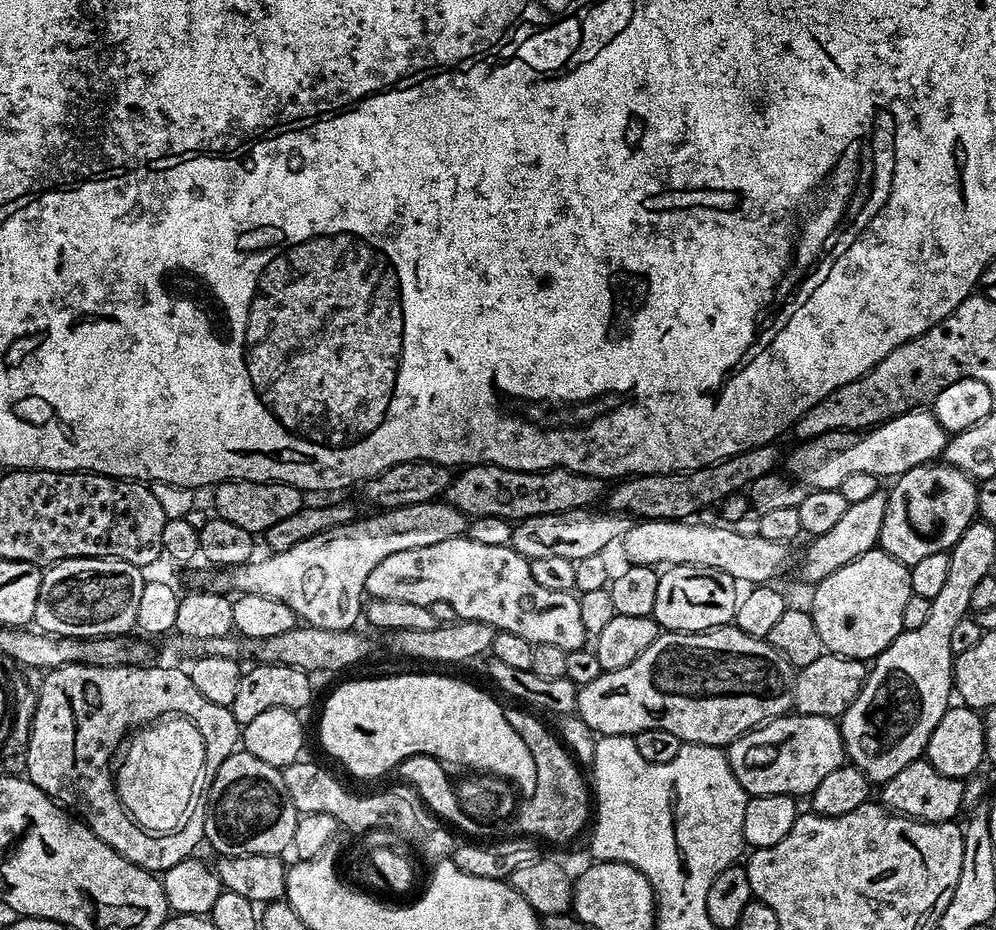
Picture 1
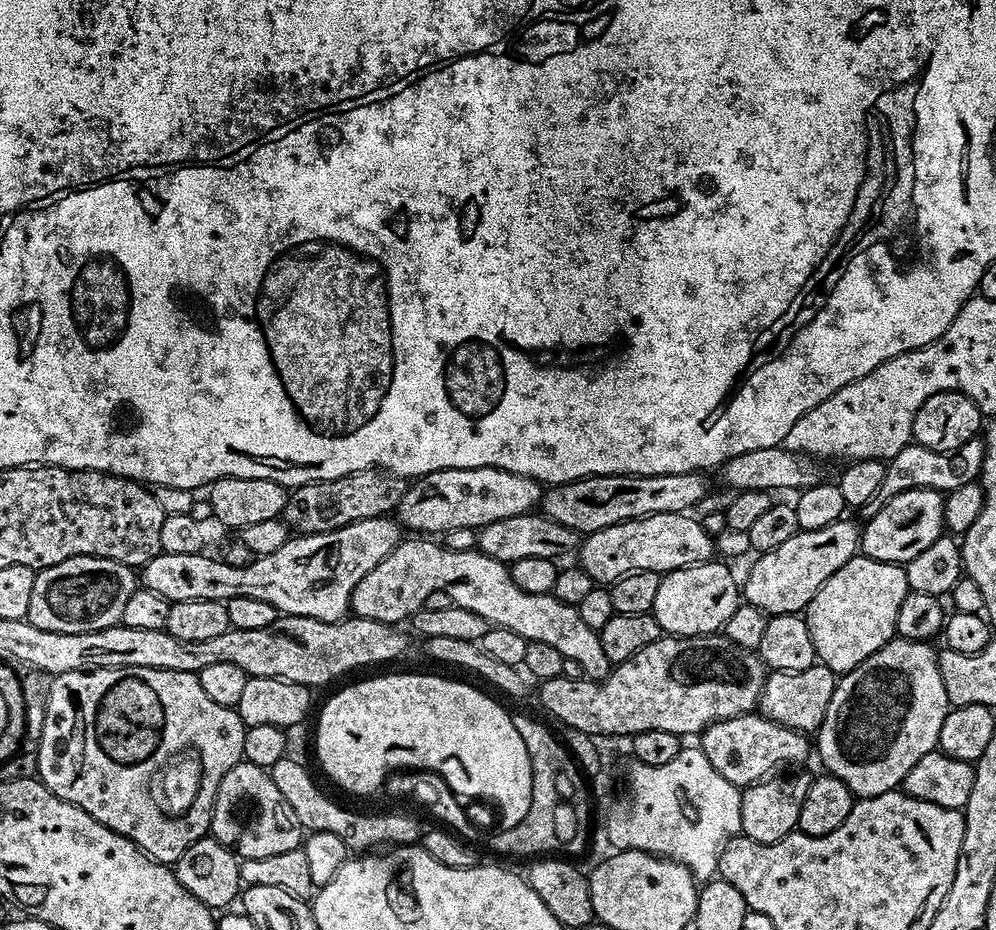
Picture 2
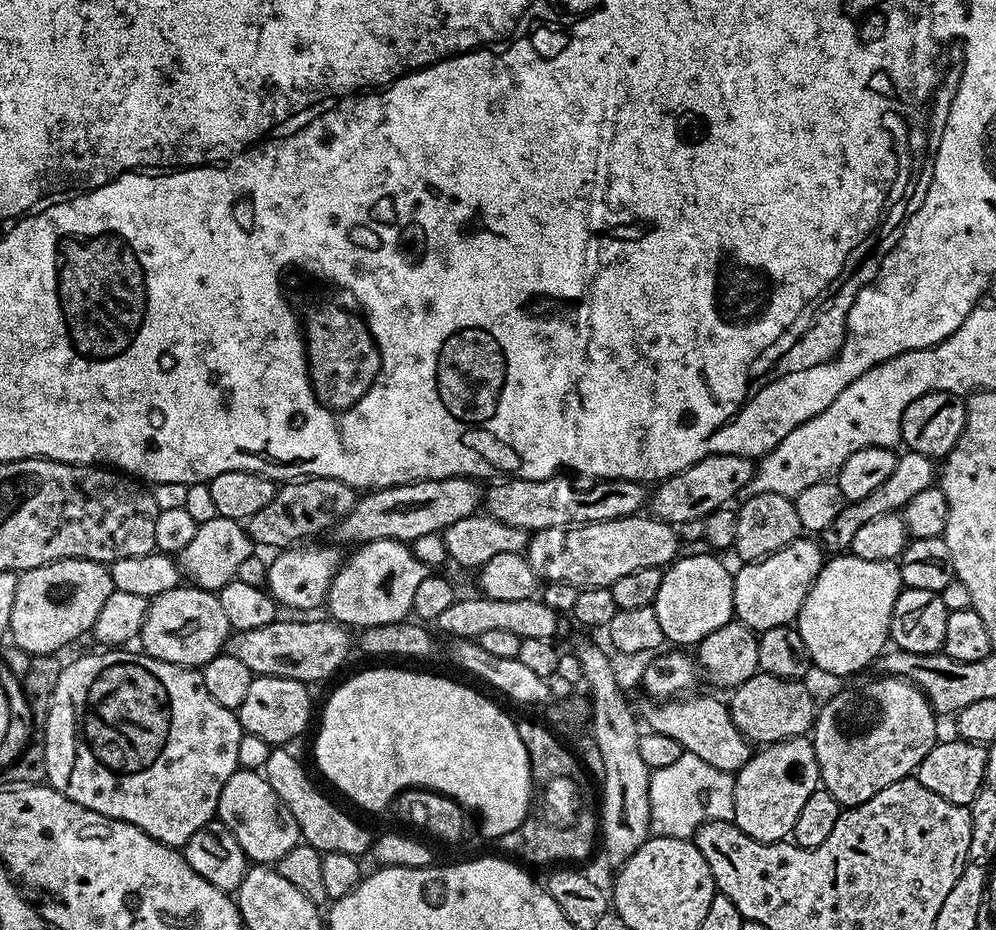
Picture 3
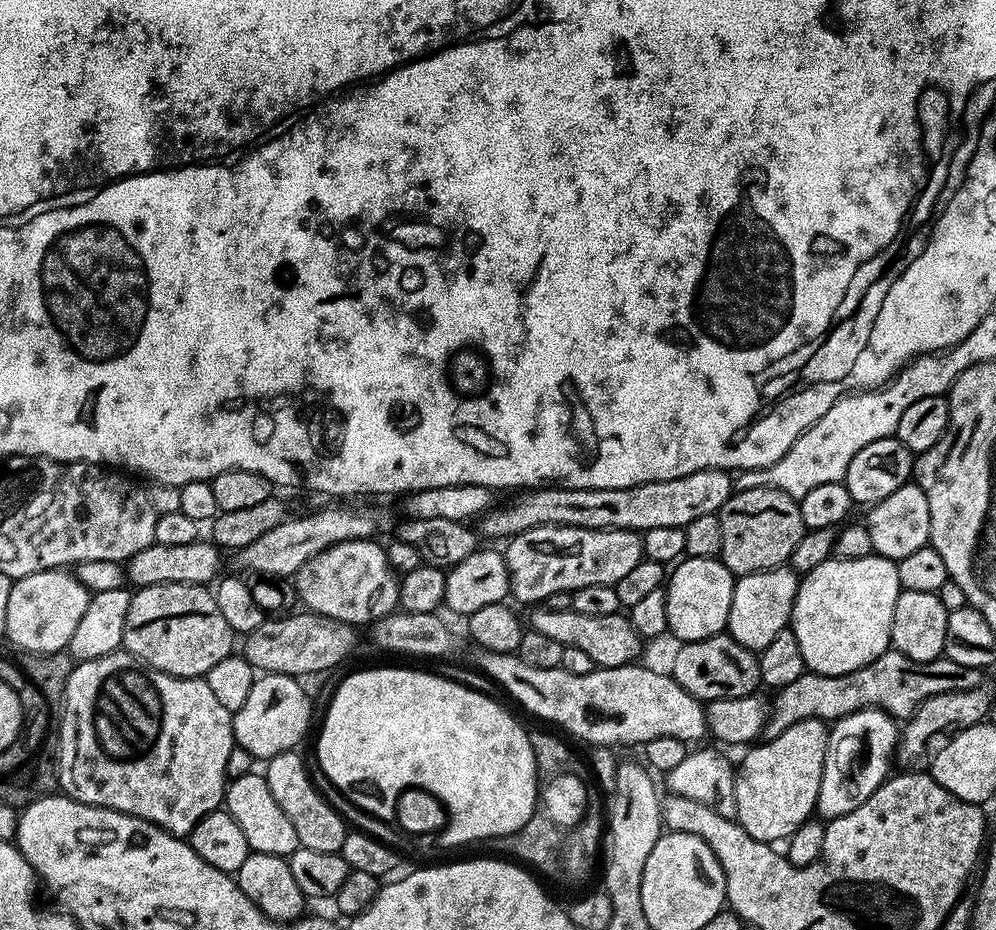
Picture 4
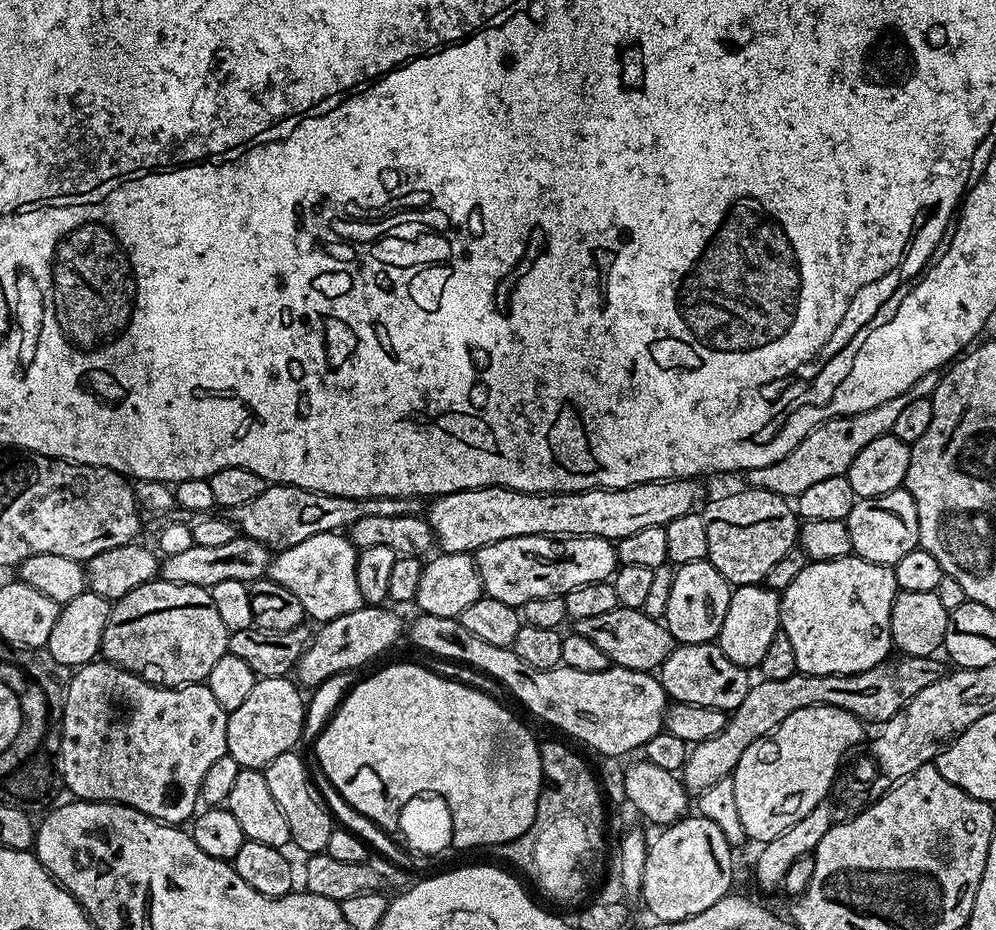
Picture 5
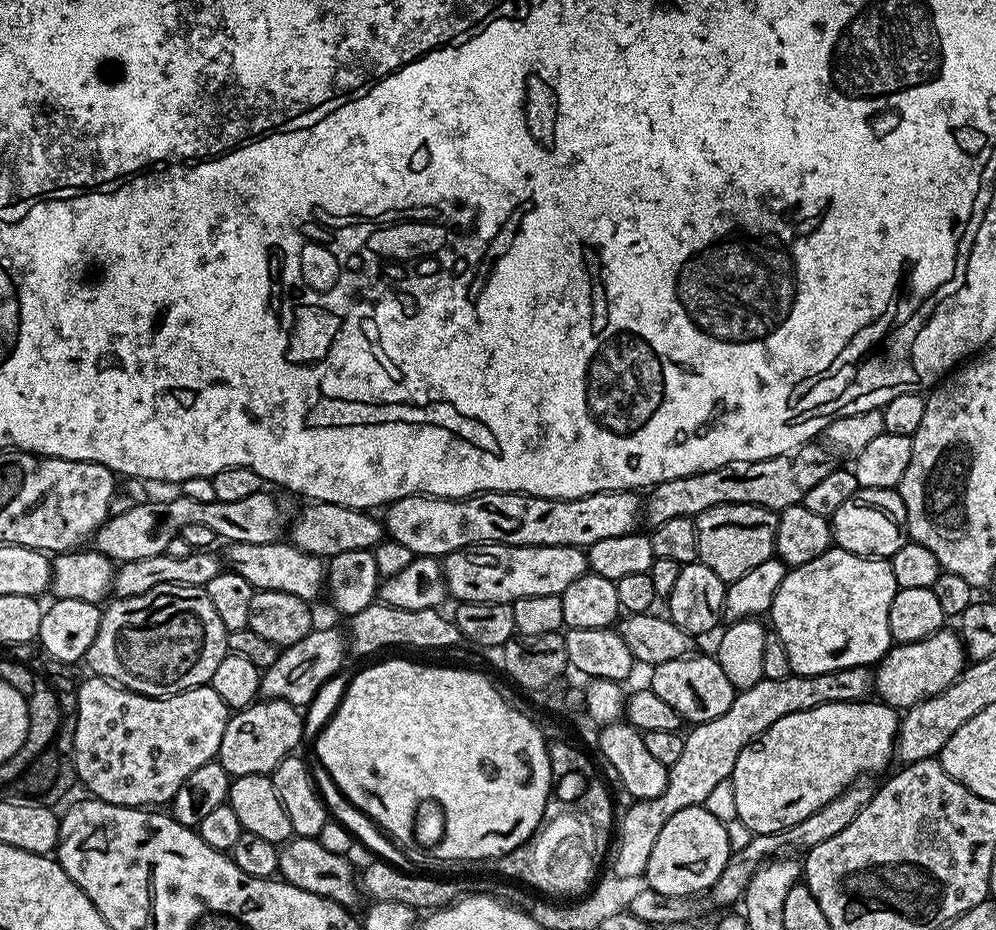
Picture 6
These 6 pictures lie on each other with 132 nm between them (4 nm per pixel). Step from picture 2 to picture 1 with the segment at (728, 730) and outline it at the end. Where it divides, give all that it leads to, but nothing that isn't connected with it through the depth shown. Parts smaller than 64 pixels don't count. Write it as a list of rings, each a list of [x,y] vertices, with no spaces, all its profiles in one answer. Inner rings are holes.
[[[785,714],[775,716],[772,720],[766,720],[757,728],[752,728],[727,745],[728,761],[734,770],[734,778],[743,786],[749,797],[753,796],[794,796],[807,797],[833,770],[846,763],[844,755],[844,743],[840,733],[839,723],[833,717],[810,714]]]

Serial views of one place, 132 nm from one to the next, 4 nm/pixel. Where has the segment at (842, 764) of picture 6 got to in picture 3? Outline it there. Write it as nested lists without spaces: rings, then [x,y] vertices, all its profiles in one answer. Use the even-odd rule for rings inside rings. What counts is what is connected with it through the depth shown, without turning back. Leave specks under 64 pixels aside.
[[[807,735],[779,740],[776,744],[761,747],[759,750],[753,751],[746,766],[742,766],[738,773],[734,790],[734,814],[736,815],[734,823],[747,836],[761,840],[764,844],[783,841],[785,838],[791,837],[794,821],[798,819],[798,814],[802,810],[806,798],[810,798],[810,794],[814,794],[814,790],[818,787],[821,787],[820,767],[814,746]]]

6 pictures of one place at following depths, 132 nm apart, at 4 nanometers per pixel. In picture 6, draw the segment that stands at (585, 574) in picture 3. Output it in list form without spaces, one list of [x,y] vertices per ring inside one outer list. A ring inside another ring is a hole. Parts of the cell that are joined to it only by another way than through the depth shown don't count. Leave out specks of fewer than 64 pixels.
[[[472,544],[443,557],[448,594],[456,602],[511,604],[518,598],[550,594],[560,597],[574,578],[589,571],[585,549],[570,546]]]

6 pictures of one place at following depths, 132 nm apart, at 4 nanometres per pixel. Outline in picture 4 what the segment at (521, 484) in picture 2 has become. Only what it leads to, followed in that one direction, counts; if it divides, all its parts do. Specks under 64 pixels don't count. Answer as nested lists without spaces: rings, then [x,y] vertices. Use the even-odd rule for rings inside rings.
[[[336,502],[333,508],[320,508],[309,516],[296,516],[285,518],[281,524],[274,526],[266,534],[250,542],[250,546],[235,549],[236,564],[245,568],[249,574],[260,576],[280,576],[285,578],[295,577],[296,571],[310,558],[322,554],[330,546],[338,542],[351,540],[367,540],[375,537],[380,528],[380,516],[372,508],[355,508],[352,502]]]

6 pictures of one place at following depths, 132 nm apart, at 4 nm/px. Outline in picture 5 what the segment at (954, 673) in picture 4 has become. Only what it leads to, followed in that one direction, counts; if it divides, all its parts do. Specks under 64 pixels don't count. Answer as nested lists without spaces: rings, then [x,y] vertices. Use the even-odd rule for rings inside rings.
[[[893,655],[878,662],[870,670],[862,670],[858,674],[806,674],[795,672],[790,678],[777,680],[757,679],[749,687],[746,698],[742,698],[742,706],[729,715],[726,726],[717,736],[706,742],[695,745],[688,753],[688,761],[684,764],[682,779],[689,793],[699,794],[710,790],[714,782],[722,782],[722,778],[731,776],[738,766],[738,758],[746,751],[746,746],[764,739],[794,710],[806,710],[806,706],[838,706],[859,720],[885,722],[892,715],[898,714],[920,690],[938,682],[945,675],[946,668],[939,664],[936,656]]]

